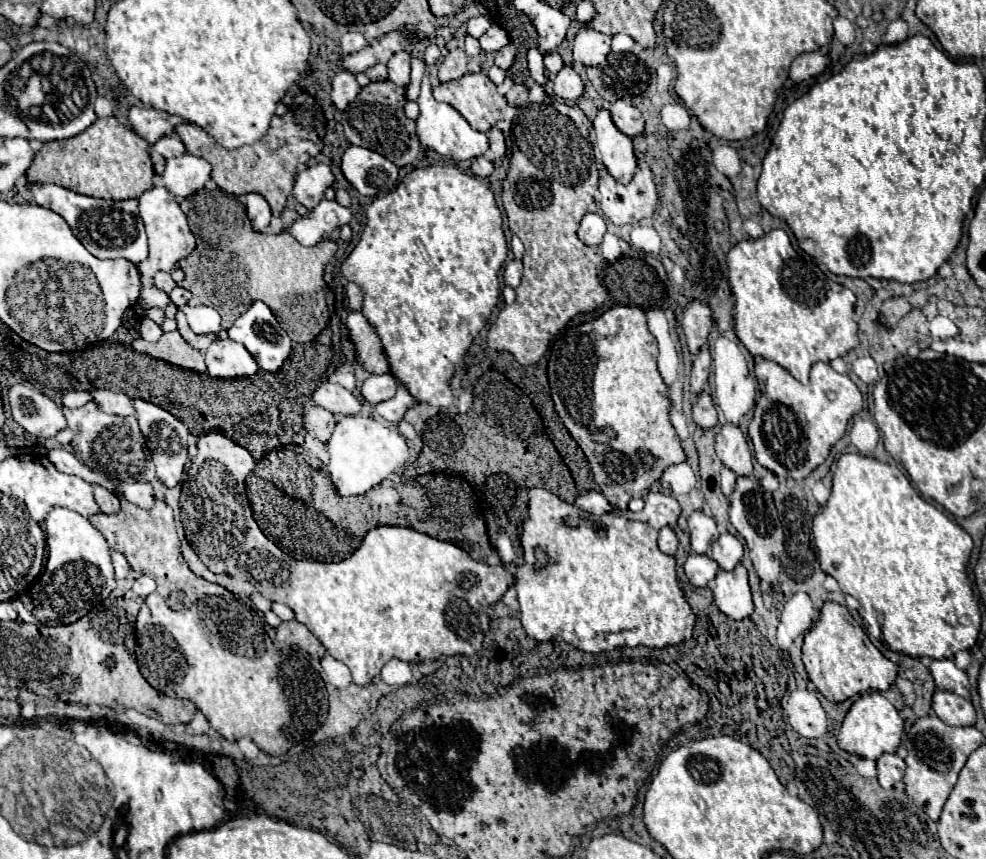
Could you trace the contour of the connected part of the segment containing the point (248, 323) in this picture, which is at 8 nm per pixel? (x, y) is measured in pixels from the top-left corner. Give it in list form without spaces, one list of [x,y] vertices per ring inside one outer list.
[[[262,301],[252,303],[252,307],[234,321],[234,325],[228,329],[228,337],[234,339],[236,343],[242,343],[250,351],[250,355],[256,359],[258,367],[264,369],[264,371],[270,371],[270,373],[280,371],[280,367],[284,365],[284,361],[288,359],[288,355],[292,351],[290,337],[280,327],[280,323],[272,315],[270,307],[266,303],[262,303]]]

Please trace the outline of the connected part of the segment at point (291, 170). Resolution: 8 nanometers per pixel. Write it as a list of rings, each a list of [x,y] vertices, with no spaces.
[[[300,93],[284,117],[272,119],[268,133],[260,141],[252,145],[244,145],[240,149],[230,151],[220,147],[208,133],[204,133],[200,127],[190,123],[180,123],[174,131],[190,155],[200,155],[212,165],[210,177],[222,191],[232,195],[260,193],[270,203],[272,213],[278,217],[286,207],[284,195],[292,193],[296,167],[300,163],[306,163],[310,157],[316,157],[324,147],[320,133],[324,137],[326,119],[316,107],[314,97],[310,97],[308,93]]]

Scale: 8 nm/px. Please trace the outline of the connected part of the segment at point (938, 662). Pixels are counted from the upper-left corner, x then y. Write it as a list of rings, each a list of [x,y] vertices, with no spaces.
[[[932,659],[930,675],[938,689],[952,691],[960,697],[970,697],[968,693],[968,677],[962,669],[954,665],[952,659]]]

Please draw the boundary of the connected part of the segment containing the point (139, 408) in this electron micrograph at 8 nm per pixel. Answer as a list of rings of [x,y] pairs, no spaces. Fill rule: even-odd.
[[[134,399],[134,409],[136,409],[136,419],[138,419],[138,425],[140,425],[140,431],[146,439],[146,447],[152,453],[152,461],[156,465],[158,479],[166,487],[176,487],[178,481],[182,479],[184,463],[188,459],[188,453],[186,453],[186,449],[188,449],[188,427],[180,419],[176,419],[172,413],[168,413],[166,409],[158,407],[154,403],[142,401],[142,399]]]

